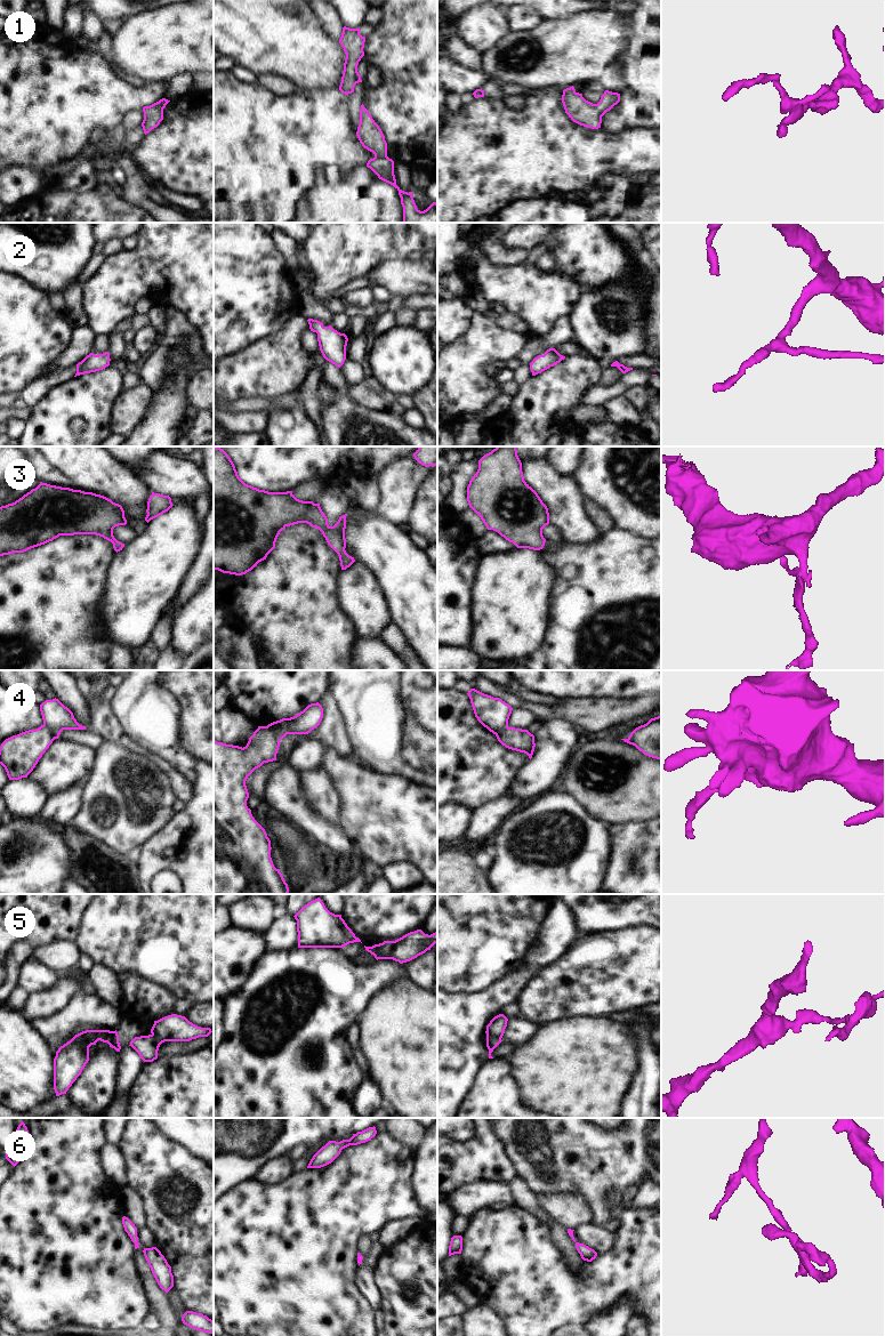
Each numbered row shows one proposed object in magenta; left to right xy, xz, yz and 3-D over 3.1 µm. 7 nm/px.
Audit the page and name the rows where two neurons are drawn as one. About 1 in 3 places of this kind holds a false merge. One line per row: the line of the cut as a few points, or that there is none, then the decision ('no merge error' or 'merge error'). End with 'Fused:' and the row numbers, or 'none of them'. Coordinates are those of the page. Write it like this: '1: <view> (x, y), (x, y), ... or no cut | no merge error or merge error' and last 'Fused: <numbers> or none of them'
1: no cut | no merge error
2: no cut | no merge error
3: no cut | no merge error
4: xy (43, 724), (55, 738) | merge error
5: yz (487, 1037), (500, 1039) | merge error
6: no cut | no merge error
Fused: 4, 5

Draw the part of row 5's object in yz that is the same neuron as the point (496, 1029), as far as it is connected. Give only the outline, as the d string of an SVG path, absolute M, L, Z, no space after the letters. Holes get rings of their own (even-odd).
M504 1014L494 1016L486 1025L486 1038L492 1037L496 1039L501 1039L507 1027L507 1021L508 1019Z

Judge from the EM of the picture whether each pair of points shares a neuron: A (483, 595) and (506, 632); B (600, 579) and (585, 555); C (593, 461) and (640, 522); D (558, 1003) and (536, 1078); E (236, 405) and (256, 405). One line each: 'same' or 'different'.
A: same
B: same
C: same
D: different
E: same

